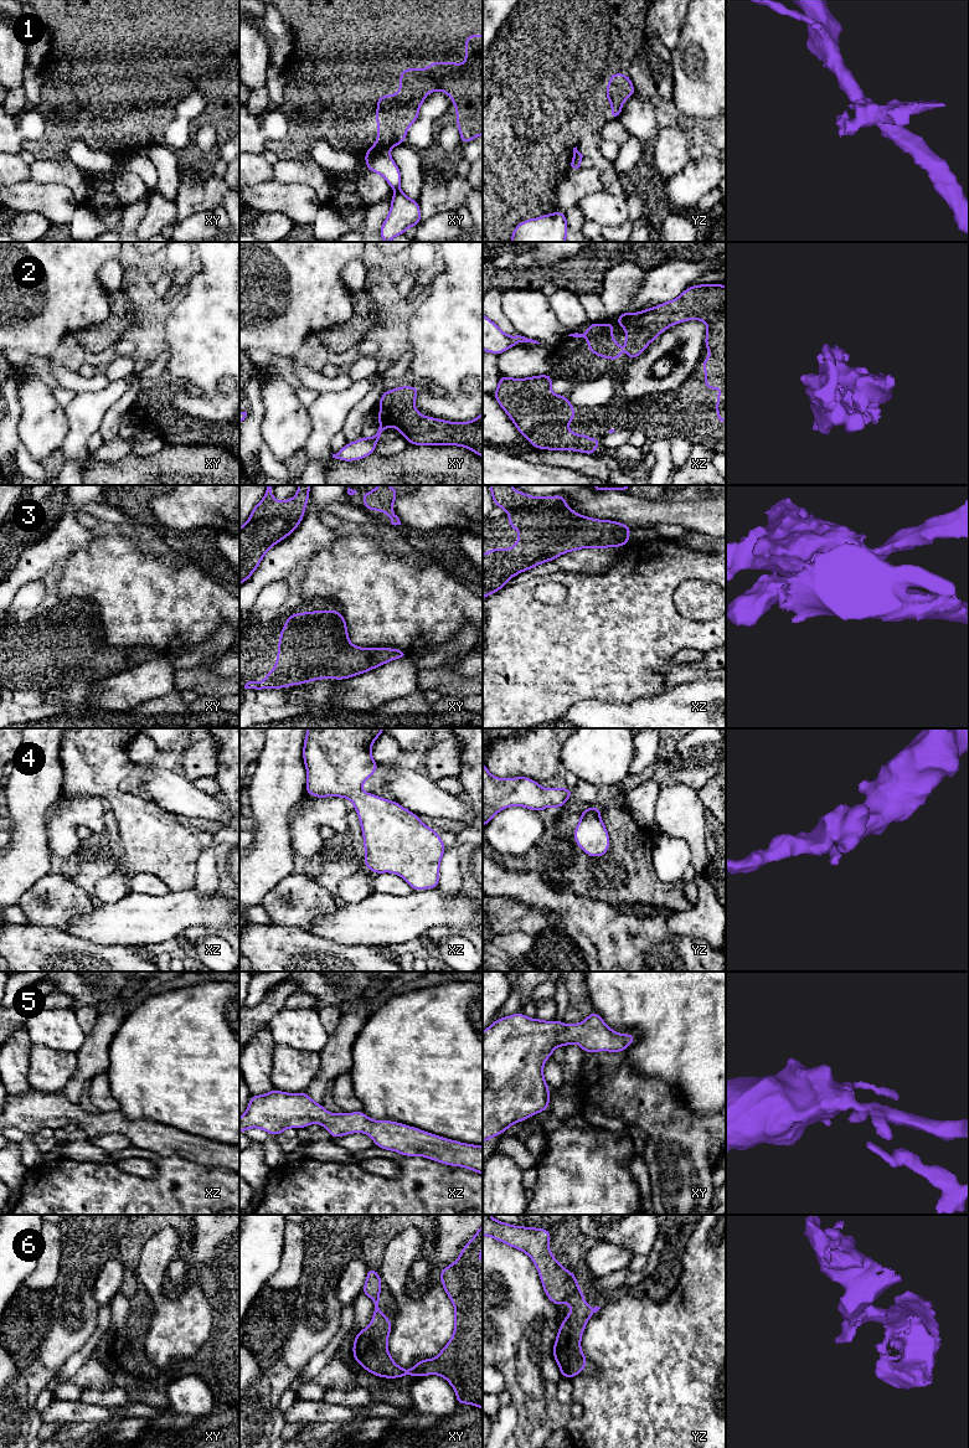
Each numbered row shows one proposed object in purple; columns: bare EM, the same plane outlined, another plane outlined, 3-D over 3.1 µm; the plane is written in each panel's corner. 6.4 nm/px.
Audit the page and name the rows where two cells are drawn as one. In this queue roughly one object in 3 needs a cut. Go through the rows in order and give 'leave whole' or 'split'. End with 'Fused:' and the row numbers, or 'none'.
1: split
2: split
3: split
4: leave whole
5: leave whole
6: split
Fused: 1, 2, 3, 6

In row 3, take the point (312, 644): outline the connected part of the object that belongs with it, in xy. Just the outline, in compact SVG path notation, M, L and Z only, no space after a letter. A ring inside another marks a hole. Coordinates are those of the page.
M335 609L294 613L280 629L275 668L264 681L248 681L244 689L285 689L320 679L335 679L335 668L347 664L349 633L344 615Z

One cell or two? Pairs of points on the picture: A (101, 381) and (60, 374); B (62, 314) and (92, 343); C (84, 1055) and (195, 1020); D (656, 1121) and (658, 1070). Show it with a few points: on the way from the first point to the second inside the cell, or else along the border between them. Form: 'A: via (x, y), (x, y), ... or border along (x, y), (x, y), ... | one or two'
A: via (91, 382), (70, 380) | one
B: border along (107, 319), (88, 328), (77, 329), (71, 334) | two
C: border along (122, 1021), (108, 1049), (108, 1068), (106, 1072) | two
D: border along (630, 1067), (642, 1077), (669, 1082), (680, 1097) | two

